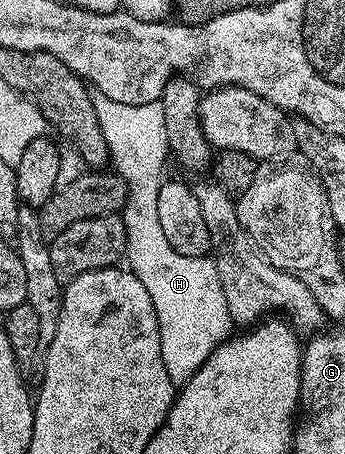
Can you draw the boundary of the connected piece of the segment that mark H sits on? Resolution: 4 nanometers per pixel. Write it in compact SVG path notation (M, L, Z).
M95 91L91 99L101 132L108 142L110 166L127 183L127 203L121 212L127 226L126 266L138 277L141 285L149 289L159 326L165 369L172 384L182 385L232 334L233 320L229 305L225 305L221 277L214 258L177 253L177 249L169 245L169 237L165 237L161 221L157 221L157 193L165 181L163 166L169 160L162 102L121 105L121 101L113 101L100 91Z

